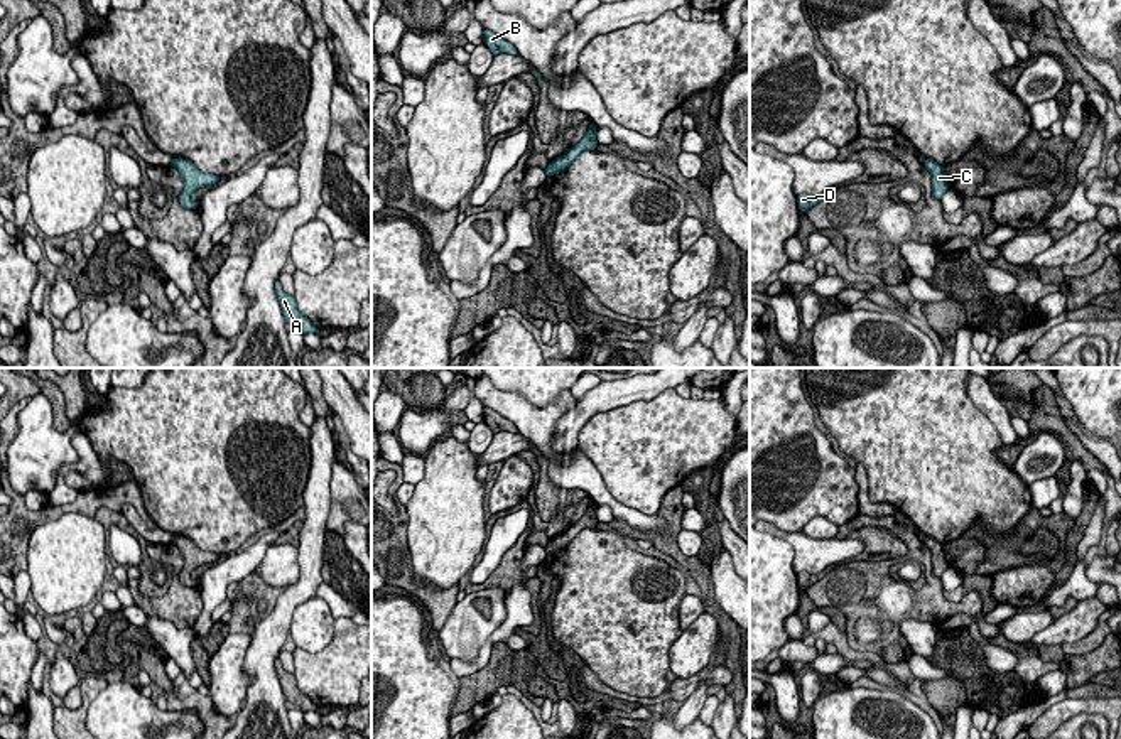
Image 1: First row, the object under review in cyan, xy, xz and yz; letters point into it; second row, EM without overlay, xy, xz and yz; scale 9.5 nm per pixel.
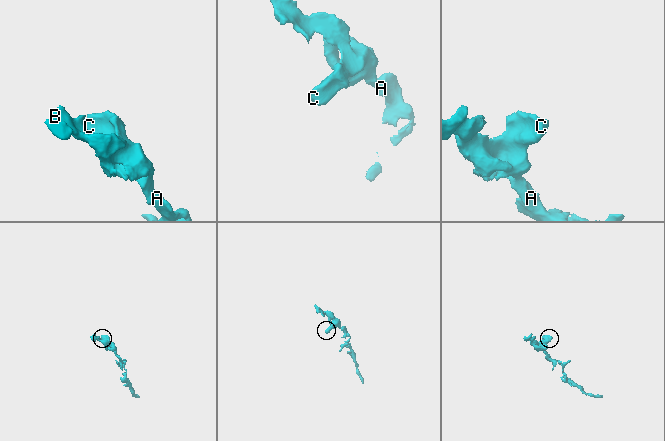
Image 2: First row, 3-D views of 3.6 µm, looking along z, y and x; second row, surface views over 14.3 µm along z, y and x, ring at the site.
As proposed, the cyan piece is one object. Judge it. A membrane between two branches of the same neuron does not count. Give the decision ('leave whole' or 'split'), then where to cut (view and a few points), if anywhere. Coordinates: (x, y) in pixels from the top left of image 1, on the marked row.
leave whole | no cut

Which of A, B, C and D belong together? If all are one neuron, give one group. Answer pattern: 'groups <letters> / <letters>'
groups A B C D

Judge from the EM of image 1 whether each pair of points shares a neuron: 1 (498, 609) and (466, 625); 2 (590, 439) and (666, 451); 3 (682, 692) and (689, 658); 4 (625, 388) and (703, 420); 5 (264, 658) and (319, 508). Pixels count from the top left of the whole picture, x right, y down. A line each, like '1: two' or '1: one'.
1: one
2: one
3: two
4: two
5: one

